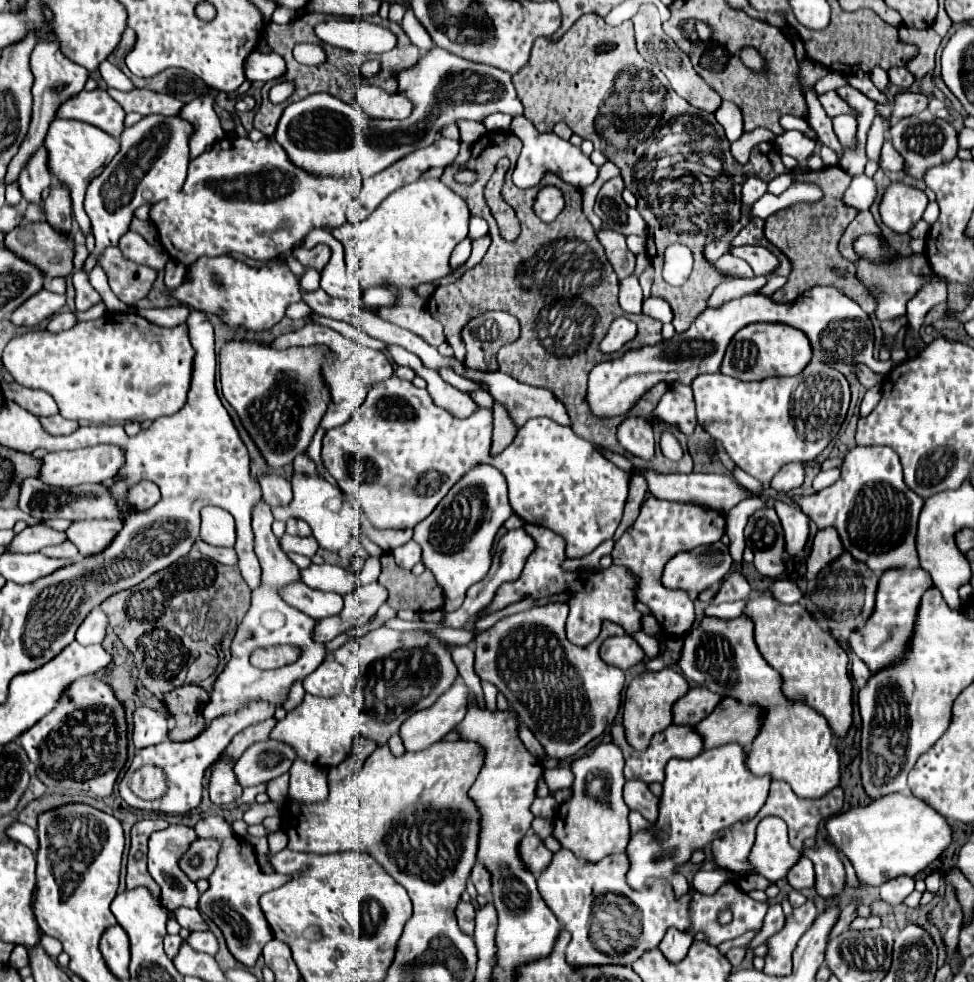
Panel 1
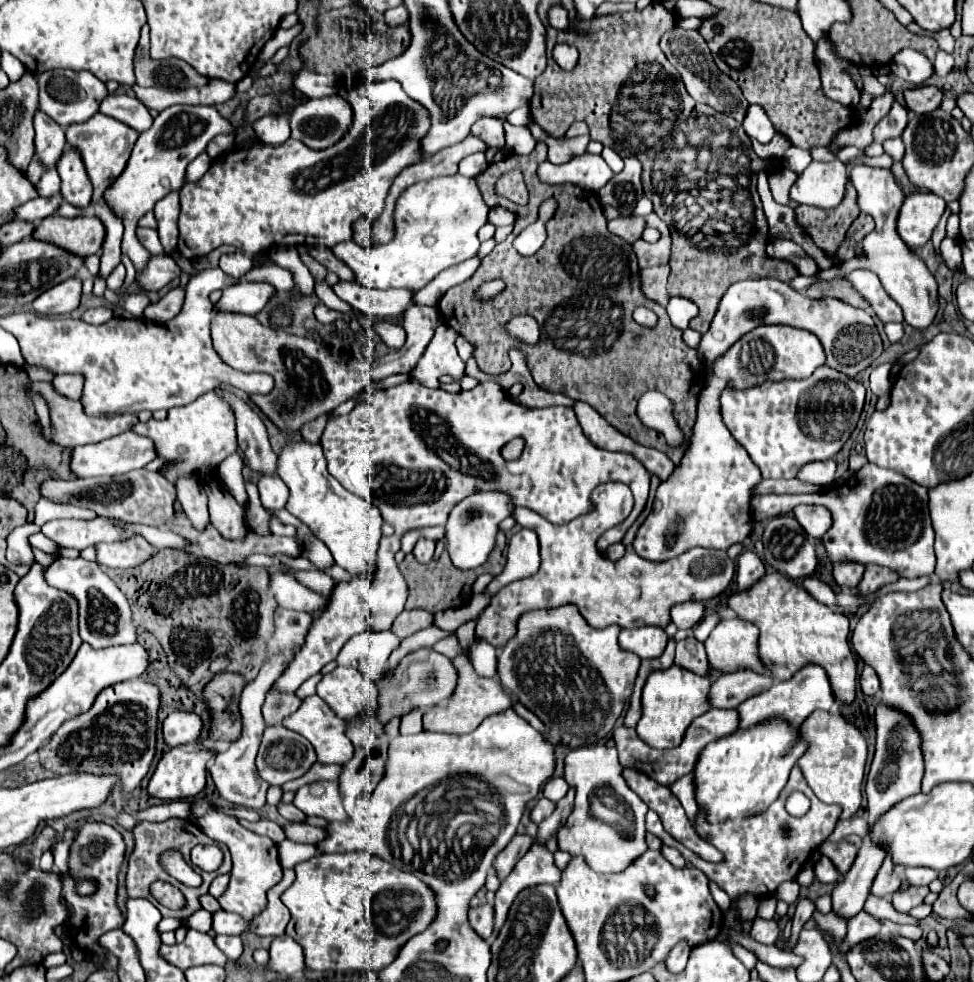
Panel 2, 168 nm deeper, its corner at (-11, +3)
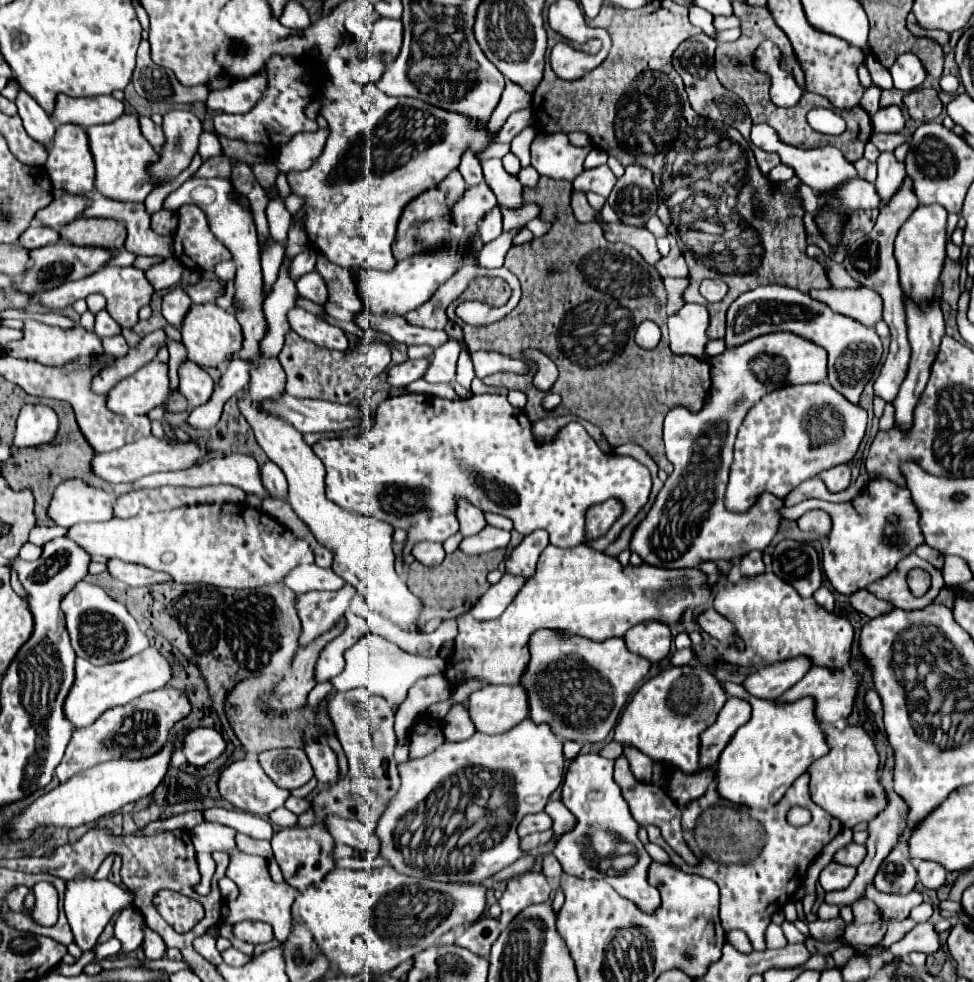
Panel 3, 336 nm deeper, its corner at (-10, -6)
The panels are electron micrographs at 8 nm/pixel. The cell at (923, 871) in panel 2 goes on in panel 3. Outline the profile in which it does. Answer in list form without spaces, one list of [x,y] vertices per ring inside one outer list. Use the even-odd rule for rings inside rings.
[[[918,862],[916,870],[918,880],[930,890],[938,890],[946,882],[946,870],[936,862]]]

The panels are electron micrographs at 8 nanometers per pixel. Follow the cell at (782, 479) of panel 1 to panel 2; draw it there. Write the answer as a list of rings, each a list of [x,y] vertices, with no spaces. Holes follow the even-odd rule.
[[[833,459],[813,461],[805,465],[805,469],[797,477],[809,483],[817,483],[817,485],[831,485],[835,481],[835,471],[837,471],[837,463]]]

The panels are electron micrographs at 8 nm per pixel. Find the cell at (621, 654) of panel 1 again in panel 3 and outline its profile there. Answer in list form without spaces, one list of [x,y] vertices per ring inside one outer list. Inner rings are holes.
[[[642,622],[636,624],[632,630],[628,630],[624,640],[628,650],[656,664],[670,654],[672,634],[670,634],[670,626],[664,626],[662,622]]]

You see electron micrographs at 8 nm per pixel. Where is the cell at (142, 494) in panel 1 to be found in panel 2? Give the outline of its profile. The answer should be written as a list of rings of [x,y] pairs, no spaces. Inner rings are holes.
[[[137,469],[115,477],[45,481],[43,497],[53,497],[55,501],[73,501],[73,505],[95,509],[95,513],[101,517],[113,517],[127,523],[161,527],[161,521],[167,521],[175,511],[173,503],[177,499],[177,489],[163,473]]]

